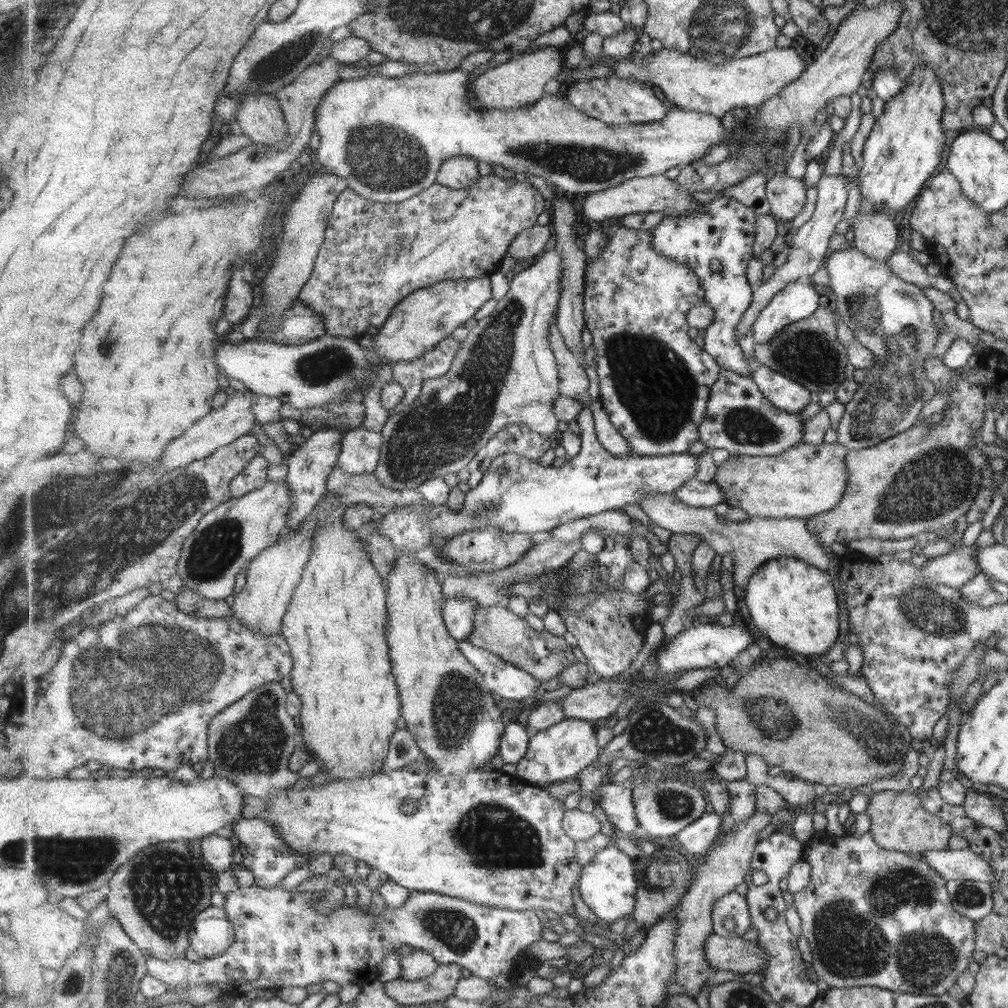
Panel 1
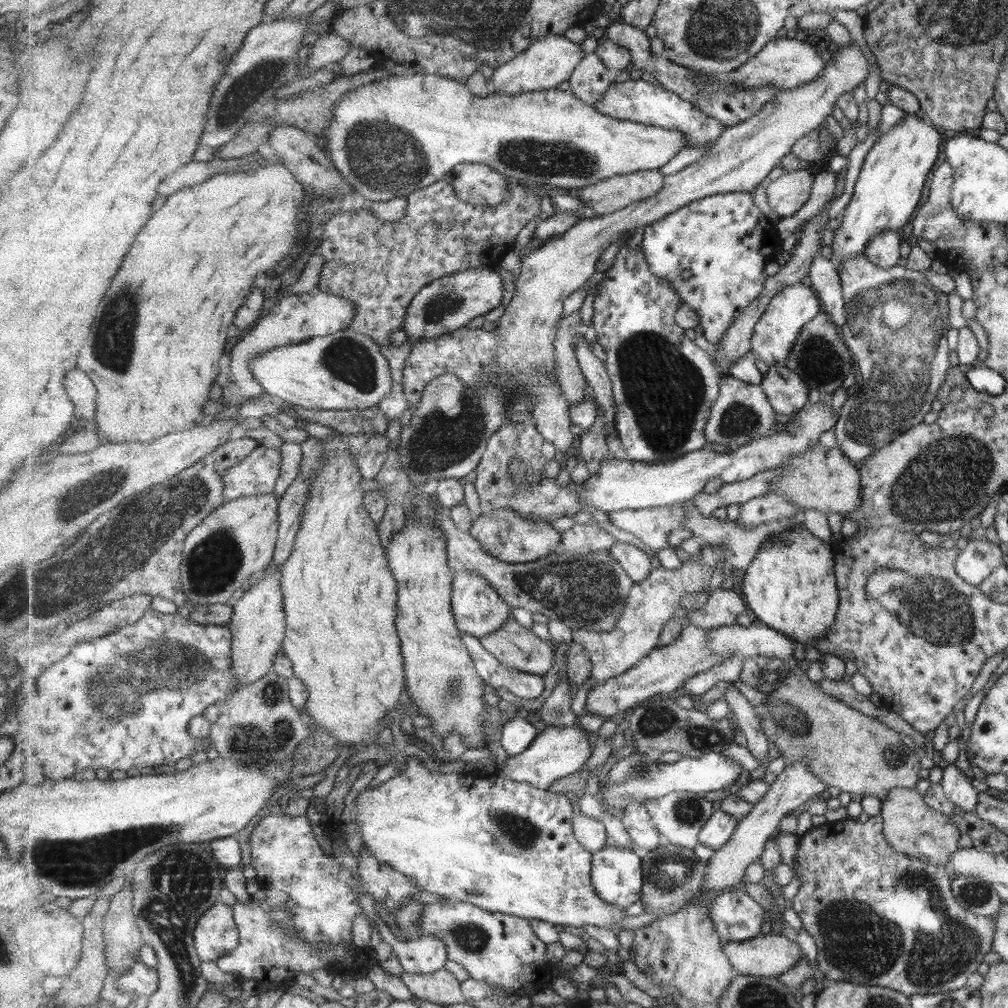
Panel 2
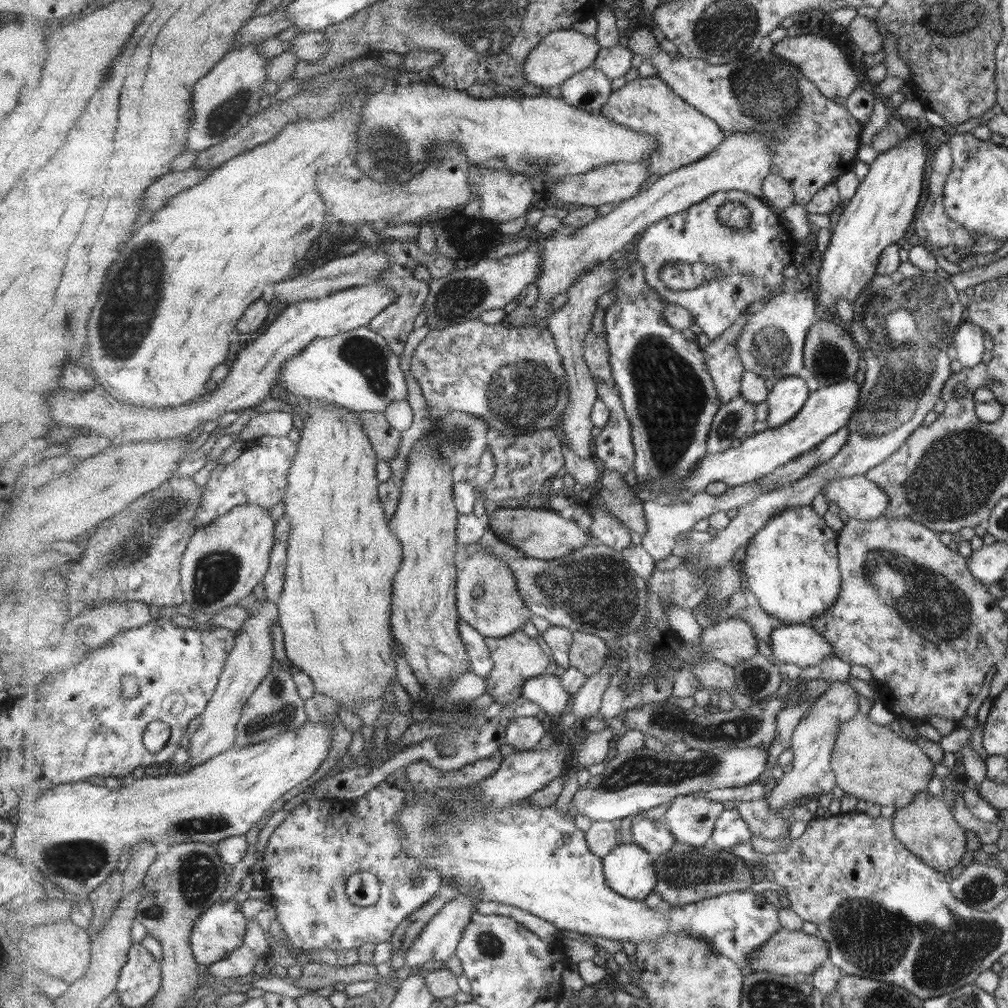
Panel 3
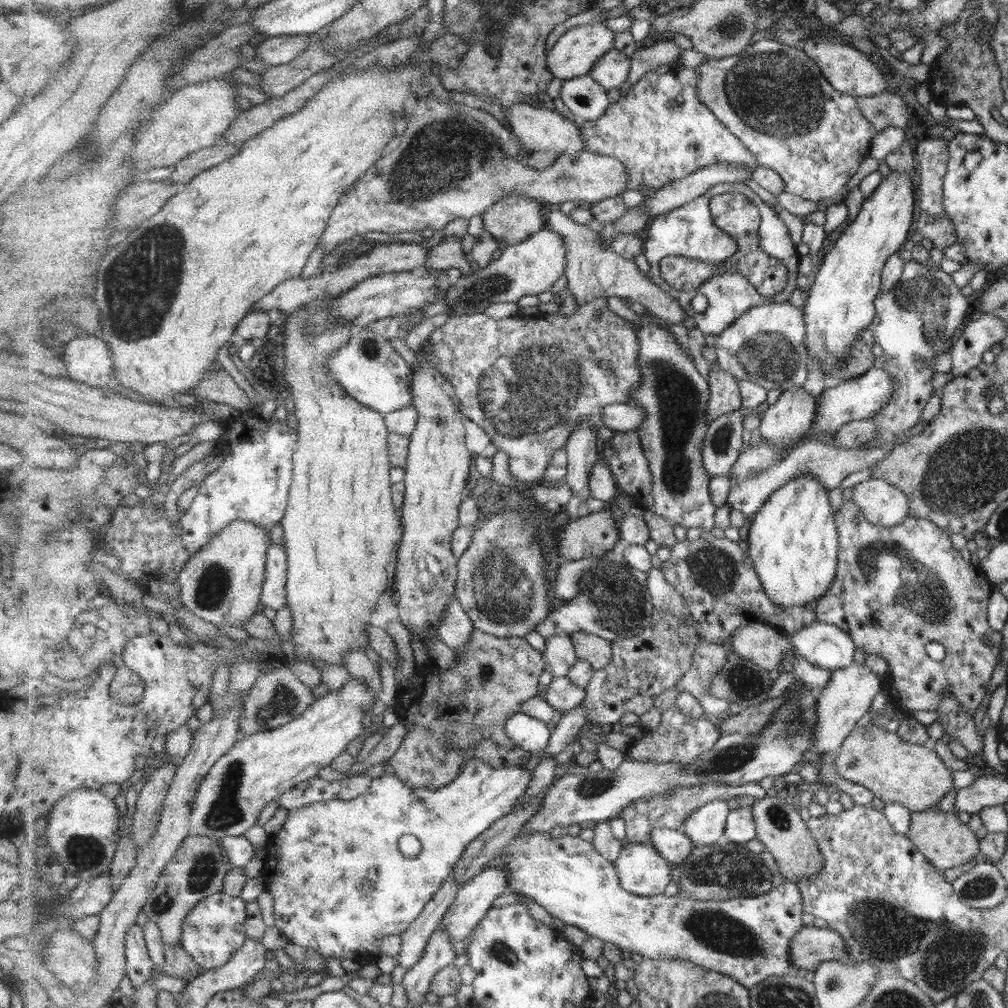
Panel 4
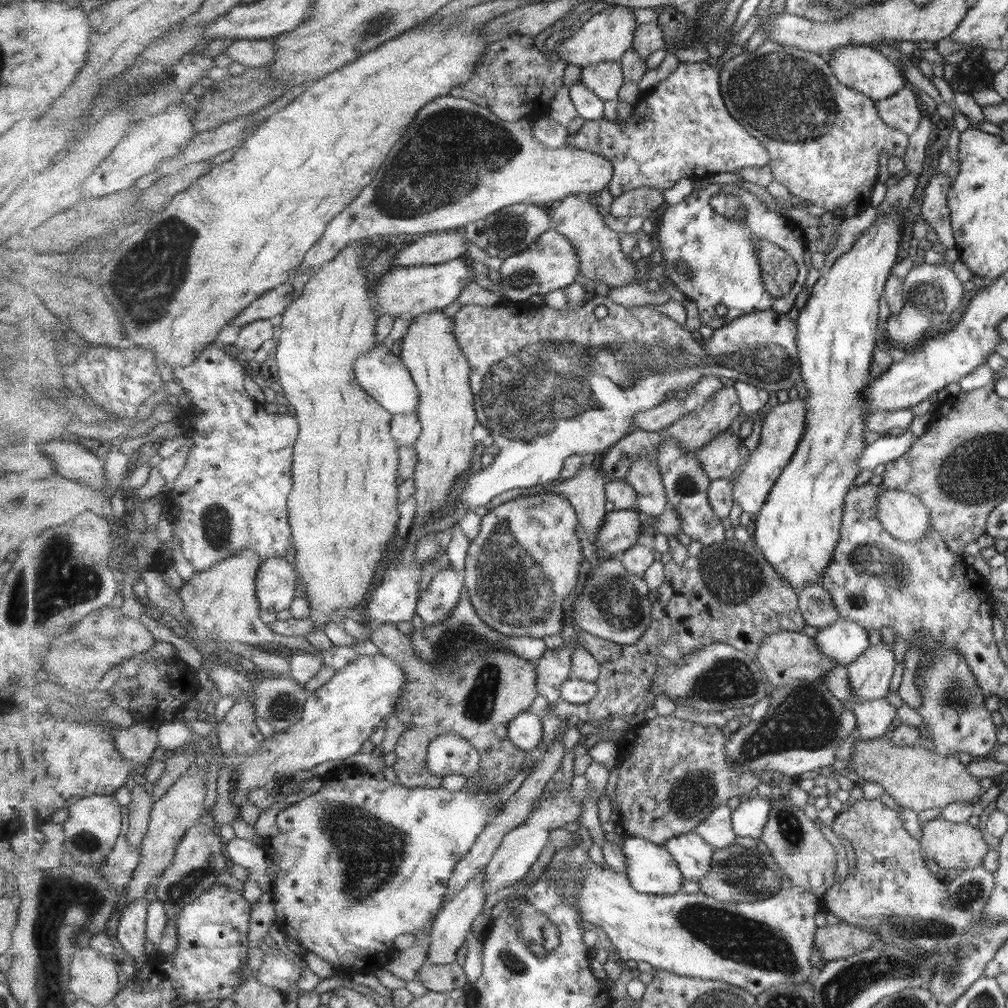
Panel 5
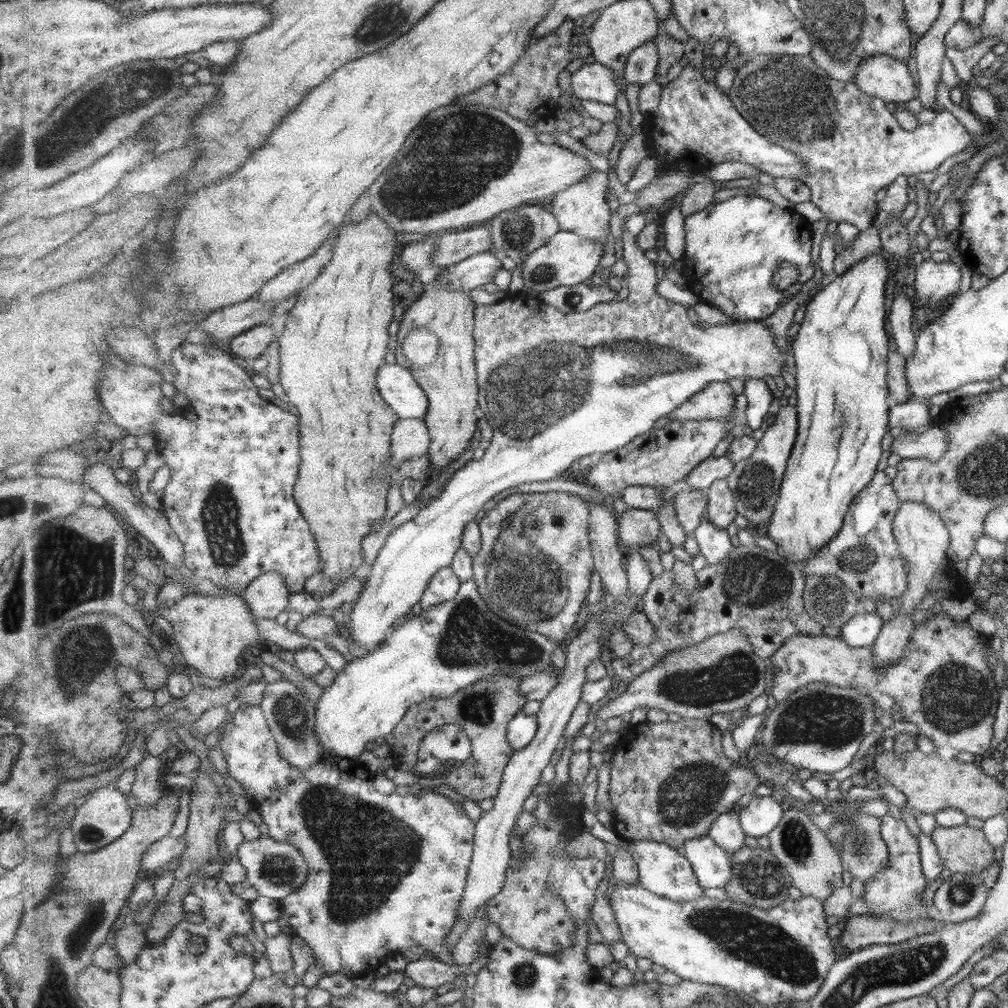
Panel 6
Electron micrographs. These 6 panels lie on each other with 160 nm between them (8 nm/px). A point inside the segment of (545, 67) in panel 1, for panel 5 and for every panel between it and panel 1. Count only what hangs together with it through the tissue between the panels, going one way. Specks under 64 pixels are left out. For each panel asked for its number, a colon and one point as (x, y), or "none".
2: (552, 60)
3: (563, 54)
4: (575, 52)
5: (608, 34)

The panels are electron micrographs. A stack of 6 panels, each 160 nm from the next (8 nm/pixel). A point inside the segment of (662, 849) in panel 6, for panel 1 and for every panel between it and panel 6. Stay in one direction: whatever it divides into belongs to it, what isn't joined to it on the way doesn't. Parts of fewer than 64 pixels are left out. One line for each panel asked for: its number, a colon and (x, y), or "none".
1: (609, 886)
2: (617, 874)
3: (630, 870)
4: (643, 871)
5: (652, 869)

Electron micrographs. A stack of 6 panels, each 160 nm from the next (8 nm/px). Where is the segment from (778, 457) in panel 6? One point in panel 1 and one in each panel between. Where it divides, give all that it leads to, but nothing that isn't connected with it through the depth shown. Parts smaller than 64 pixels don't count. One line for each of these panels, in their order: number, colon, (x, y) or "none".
1: (789, 395)
2: (789, 394)
3: (788, 396)
4: (787, 422)
5: (783, 427)

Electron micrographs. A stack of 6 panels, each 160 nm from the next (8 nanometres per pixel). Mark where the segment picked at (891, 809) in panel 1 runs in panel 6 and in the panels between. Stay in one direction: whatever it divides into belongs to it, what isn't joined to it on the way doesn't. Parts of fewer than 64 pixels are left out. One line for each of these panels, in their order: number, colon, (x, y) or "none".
2: (909, 826)
3: (925, 827)
4: (945, 842)
5: (949, 845)
6: (962, 849)

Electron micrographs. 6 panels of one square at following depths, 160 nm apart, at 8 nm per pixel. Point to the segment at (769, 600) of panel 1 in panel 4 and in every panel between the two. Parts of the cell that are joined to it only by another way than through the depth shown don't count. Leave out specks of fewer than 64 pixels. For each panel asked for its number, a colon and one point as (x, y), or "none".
2: (789, 587)
3: (791, 566)
4: (792, 542)

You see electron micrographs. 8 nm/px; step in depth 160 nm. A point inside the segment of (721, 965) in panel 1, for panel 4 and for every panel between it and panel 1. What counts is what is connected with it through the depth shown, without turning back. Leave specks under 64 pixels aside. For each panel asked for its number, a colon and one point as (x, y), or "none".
2: (770, 955)
3: (789, 952)
4: (811, 945)

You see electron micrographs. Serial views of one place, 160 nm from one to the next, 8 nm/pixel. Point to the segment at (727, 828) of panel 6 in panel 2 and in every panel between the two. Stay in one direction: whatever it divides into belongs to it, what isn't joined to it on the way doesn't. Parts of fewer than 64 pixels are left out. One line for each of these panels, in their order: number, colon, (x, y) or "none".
2: (680, 816)
3: (692, 820)
4: (706, 826)
5: (718, 830)

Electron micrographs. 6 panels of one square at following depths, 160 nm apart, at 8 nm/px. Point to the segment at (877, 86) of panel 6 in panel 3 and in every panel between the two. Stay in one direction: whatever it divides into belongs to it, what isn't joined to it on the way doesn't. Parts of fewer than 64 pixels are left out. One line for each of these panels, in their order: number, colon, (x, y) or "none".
3: (824, 64)
4: (848, 71)
5: (860, 68)

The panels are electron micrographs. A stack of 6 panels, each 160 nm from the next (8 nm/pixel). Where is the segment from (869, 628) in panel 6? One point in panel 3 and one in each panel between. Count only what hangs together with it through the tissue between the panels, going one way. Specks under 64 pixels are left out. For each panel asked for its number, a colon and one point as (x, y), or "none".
3: (801, 645)
4: (827, 647)
5: (843, 641)

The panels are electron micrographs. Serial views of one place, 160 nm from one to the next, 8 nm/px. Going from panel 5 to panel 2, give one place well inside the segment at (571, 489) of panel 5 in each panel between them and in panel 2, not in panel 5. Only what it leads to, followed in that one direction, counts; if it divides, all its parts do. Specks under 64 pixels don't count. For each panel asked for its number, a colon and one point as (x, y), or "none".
2: (570, 376)
3: (570, 326)
4: (581, 446)

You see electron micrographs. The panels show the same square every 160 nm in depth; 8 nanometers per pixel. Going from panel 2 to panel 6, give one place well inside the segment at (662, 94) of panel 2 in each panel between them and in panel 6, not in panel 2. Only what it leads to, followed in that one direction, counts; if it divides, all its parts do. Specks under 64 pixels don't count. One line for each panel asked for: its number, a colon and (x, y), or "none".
3: (646, 105)
4: (662, 132)
5: (682, 128)
6: (699, 126)

